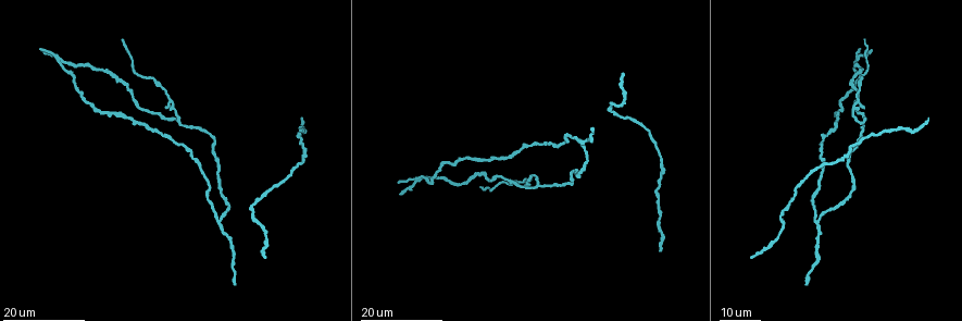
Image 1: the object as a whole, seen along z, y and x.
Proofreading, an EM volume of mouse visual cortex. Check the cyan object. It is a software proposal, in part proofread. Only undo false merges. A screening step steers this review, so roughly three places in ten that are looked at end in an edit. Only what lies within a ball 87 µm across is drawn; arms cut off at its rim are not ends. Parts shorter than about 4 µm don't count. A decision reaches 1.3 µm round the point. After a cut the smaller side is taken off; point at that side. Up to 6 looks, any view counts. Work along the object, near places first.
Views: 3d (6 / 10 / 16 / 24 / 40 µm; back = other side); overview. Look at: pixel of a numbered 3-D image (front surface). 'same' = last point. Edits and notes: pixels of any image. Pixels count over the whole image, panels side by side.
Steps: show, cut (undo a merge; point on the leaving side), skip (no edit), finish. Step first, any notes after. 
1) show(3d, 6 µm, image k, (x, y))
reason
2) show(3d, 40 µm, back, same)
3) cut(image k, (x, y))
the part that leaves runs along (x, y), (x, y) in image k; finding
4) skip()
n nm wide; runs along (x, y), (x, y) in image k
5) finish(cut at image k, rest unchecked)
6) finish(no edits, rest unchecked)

show(3d, 16 µm, image 1, (864, 123))
three arms meet

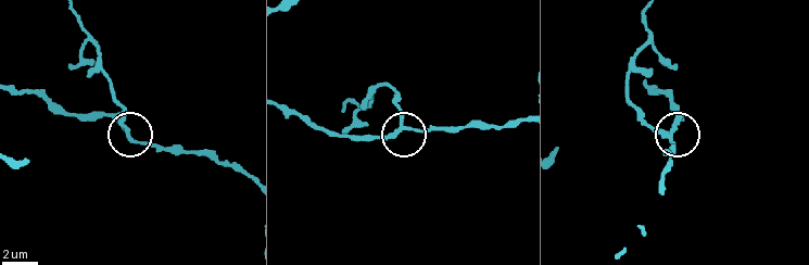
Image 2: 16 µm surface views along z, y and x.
show(3d, 6 µm, image 2, (402, 125))

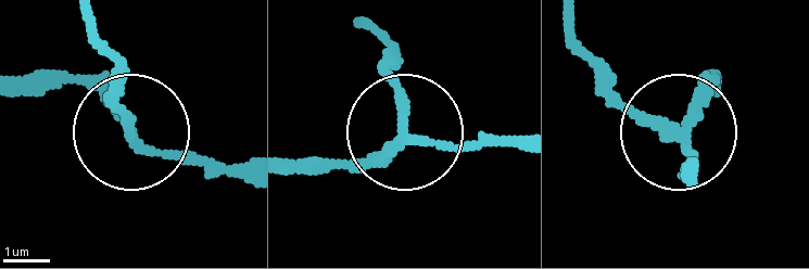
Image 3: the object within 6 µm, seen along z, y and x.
cut(image 3, (112, 100))
3 arms; the part that leaves runs along (133, 132), (86, 15) in image 3; two neurons meet here

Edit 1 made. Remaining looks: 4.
show(3d, 24 µm, image 1, (55, 58))
four arms meet

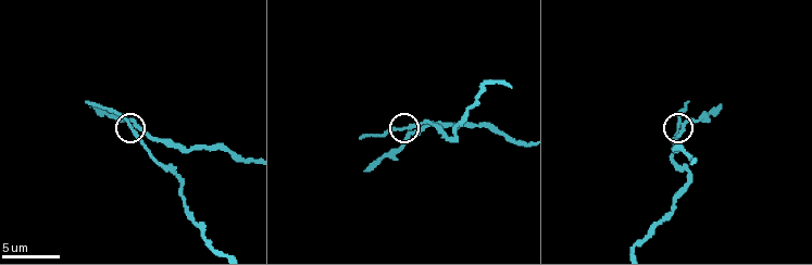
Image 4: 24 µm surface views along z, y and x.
show(3d, 10 µm, image 4, (683, 123))

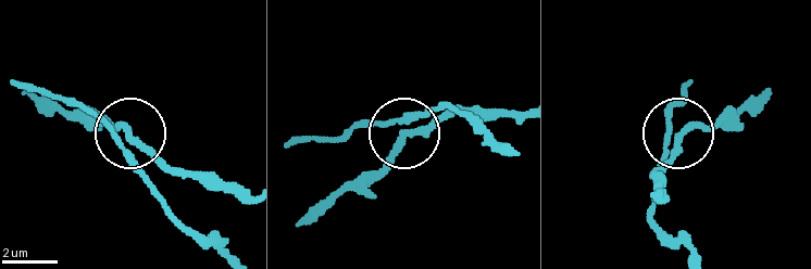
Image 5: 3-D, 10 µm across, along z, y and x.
skip()
220 nm wide; runs along (662, 194), (662, 166), (676, 139), (670, 105) in image 5; one neuron here

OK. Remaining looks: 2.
show(3d, 16 µm, image 1, (218, 222))
three-way junction

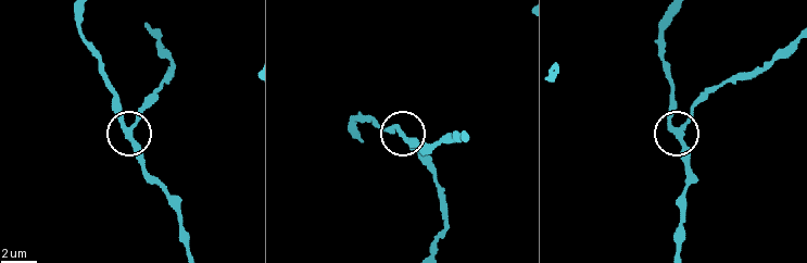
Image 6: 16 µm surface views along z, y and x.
show(3d, 6 µm, image 6, (400, 135))

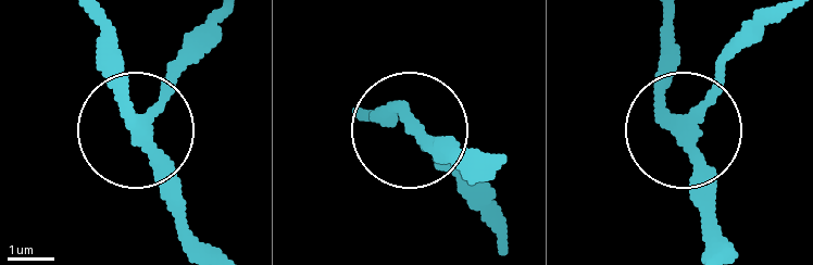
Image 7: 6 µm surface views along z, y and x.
skip()
3 arms; runs along (775, 11), (728, 54), (682, 136), (716, 249) in image 7; one neuron here

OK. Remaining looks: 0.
finish(cut at image 3, rest unchecked)

